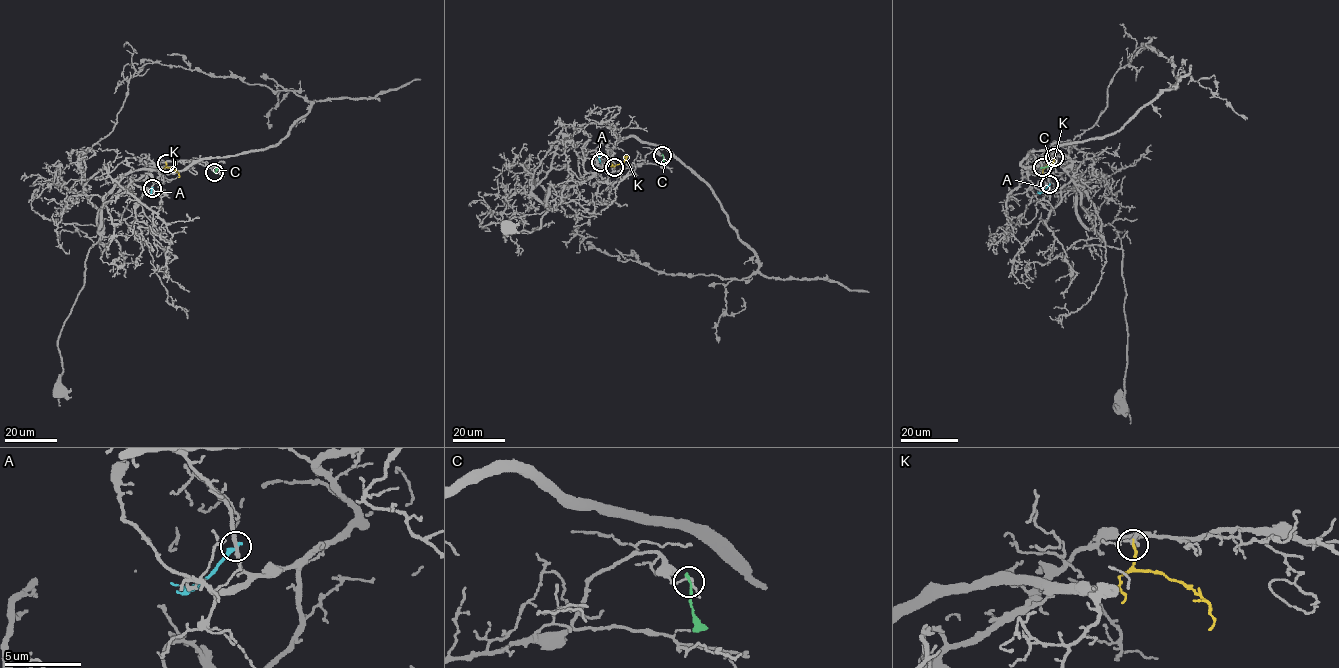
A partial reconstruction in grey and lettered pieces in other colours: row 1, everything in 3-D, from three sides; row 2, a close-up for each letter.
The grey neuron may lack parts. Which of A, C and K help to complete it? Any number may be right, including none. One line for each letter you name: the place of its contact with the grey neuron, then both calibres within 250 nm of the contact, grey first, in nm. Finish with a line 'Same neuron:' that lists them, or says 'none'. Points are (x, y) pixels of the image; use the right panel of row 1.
K: Touches grey at (1054, 157). Thickness 170 nm (grey) against 180 nm
Same neuron: K

